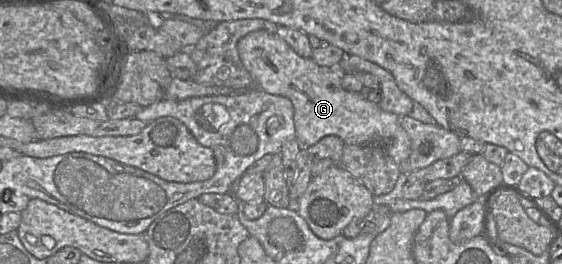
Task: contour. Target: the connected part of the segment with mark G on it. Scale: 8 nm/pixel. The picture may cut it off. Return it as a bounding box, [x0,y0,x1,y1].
[237,30,411,172]

